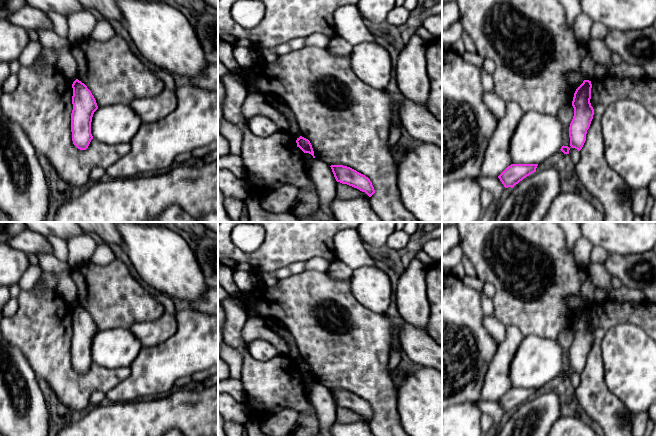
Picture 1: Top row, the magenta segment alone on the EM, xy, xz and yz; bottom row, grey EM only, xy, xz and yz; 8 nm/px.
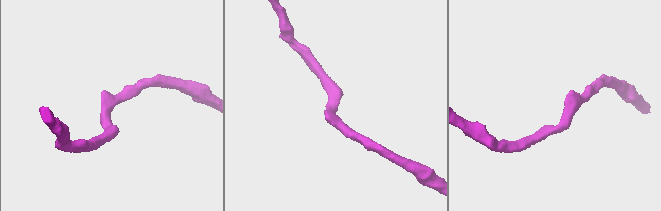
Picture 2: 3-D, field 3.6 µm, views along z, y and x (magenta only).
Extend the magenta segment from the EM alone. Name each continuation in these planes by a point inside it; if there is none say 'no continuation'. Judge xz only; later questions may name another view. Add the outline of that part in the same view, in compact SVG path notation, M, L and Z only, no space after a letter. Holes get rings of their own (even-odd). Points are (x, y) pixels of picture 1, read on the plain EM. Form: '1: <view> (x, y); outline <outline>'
no continuation

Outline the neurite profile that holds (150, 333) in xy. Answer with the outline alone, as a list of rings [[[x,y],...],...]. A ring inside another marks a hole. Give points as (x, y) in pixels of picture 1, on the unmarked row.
[[[165,312],[159,319],[134,323],[130,331],[141,342],[142,347],[151,348],[165,342],[177,331],[175,315]]]

